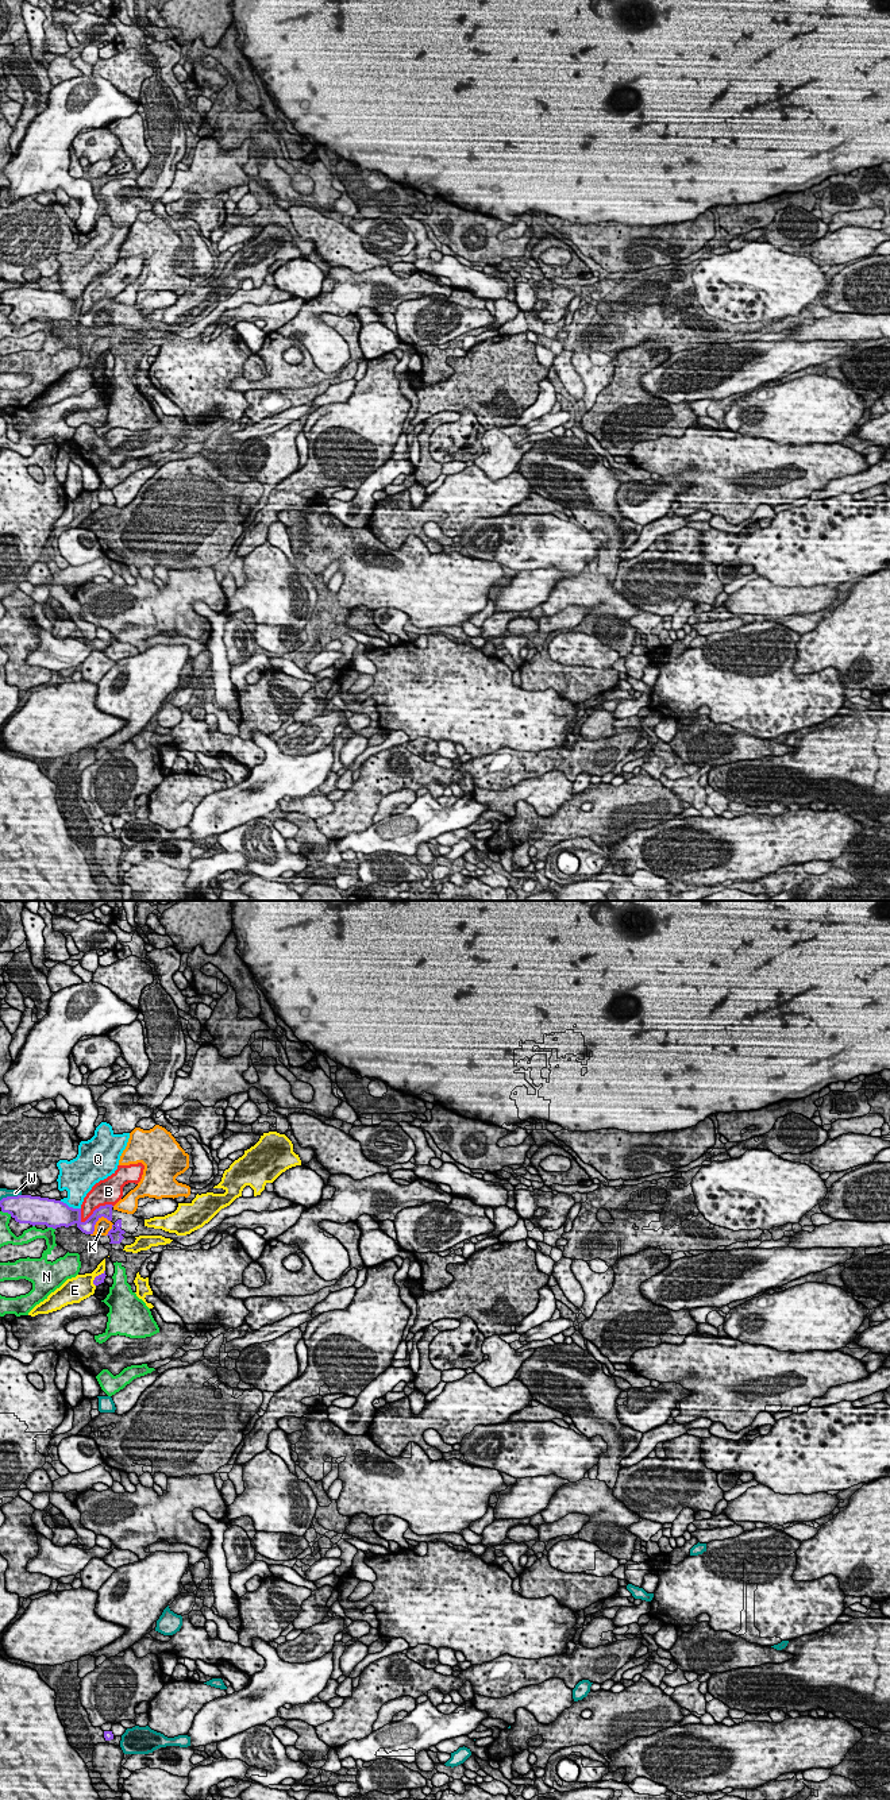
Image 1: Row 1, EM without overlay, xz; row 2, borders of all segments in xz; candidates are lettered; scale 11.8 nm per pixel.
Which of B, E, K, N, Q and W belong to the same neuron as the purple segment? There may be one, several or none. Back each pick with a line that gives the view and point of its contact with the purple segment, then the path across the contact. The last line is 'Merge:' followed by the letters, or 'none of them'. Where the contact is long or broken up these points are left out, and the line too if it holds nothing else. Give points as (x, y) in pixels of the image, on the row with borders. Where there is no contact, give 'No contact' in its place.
Merge: none of them

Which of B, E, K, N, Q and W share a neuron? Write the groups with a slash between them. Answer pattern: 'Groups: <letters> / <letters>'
Groups: B / E / K / N / Q / W

